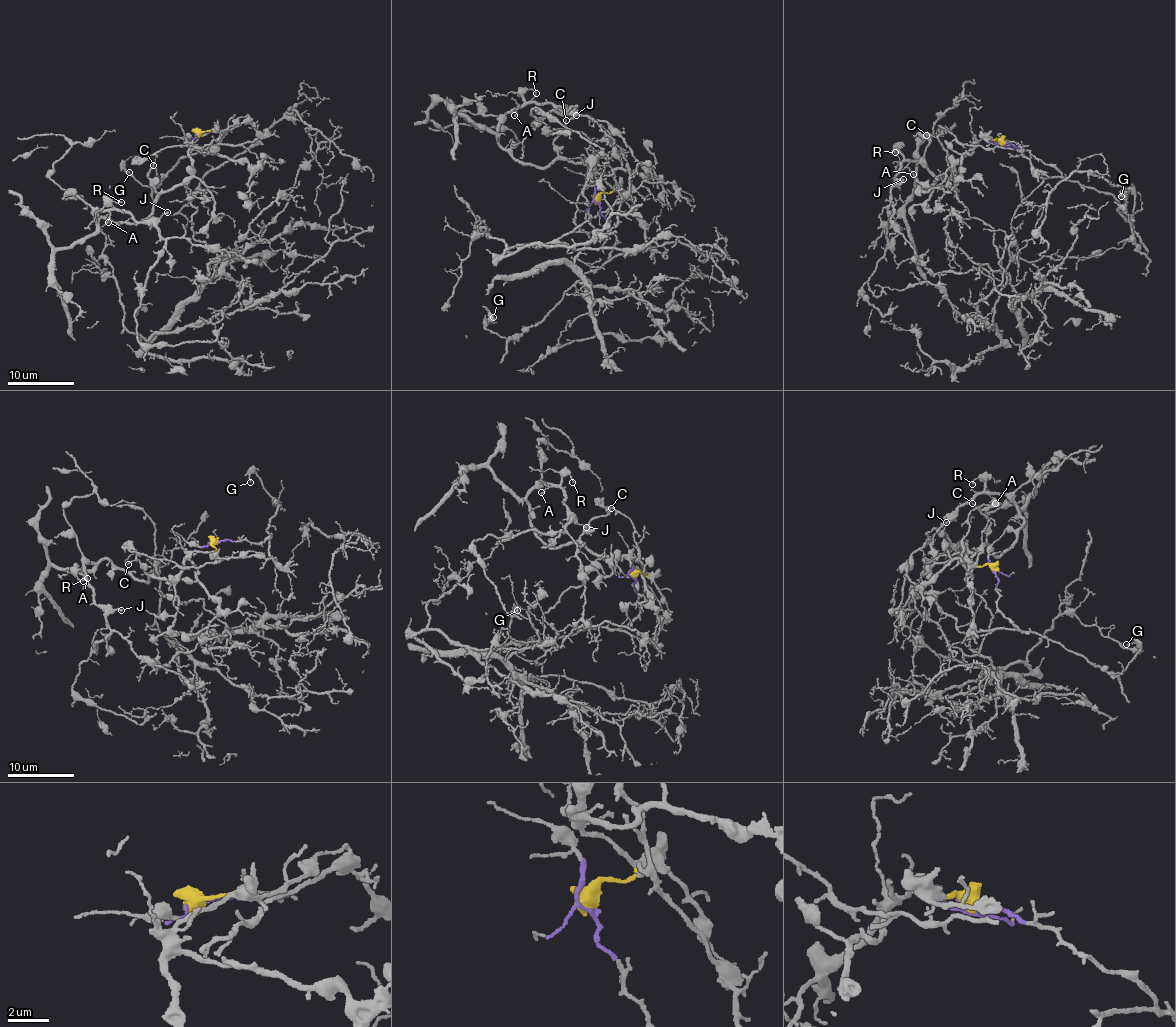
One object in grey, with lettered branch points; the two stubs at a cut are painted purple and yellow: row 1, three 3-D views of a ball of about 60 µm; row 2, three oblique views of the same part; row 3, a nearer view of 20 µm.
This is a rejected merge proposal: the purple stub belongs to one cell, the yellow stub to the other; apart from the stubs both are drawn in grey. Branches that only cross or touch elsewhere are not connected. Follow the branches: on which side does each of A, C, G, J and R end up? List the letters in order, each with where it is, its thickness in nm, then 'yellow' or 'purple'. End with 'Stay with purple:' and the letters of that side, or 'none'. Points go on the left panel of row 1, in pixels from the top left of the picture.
A: place (108, 222); calibre 110 nm; yellow
C: place (153, 165); calibre 120 nm; yellow
G: place (129, 172); calibre 130 nm; purple
J: place (167, 212); calibre 170 nm; yellow
R: place (121, 202); calibre 130 nm; yellow
Stay with purple: G

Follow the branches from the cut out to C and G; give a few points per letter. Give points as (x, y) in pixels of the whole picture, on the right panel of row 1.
C: (1004, 142), (979, 140), (954, 165), (956, 171), (950, 171), (946, 150), (936, 138), (926, 134)
G: (1005, 142), (1028, 149), (1067, 178), (1113, 196), (1133, 220), (1134, 195), (1127, 192), (1121, 197)

